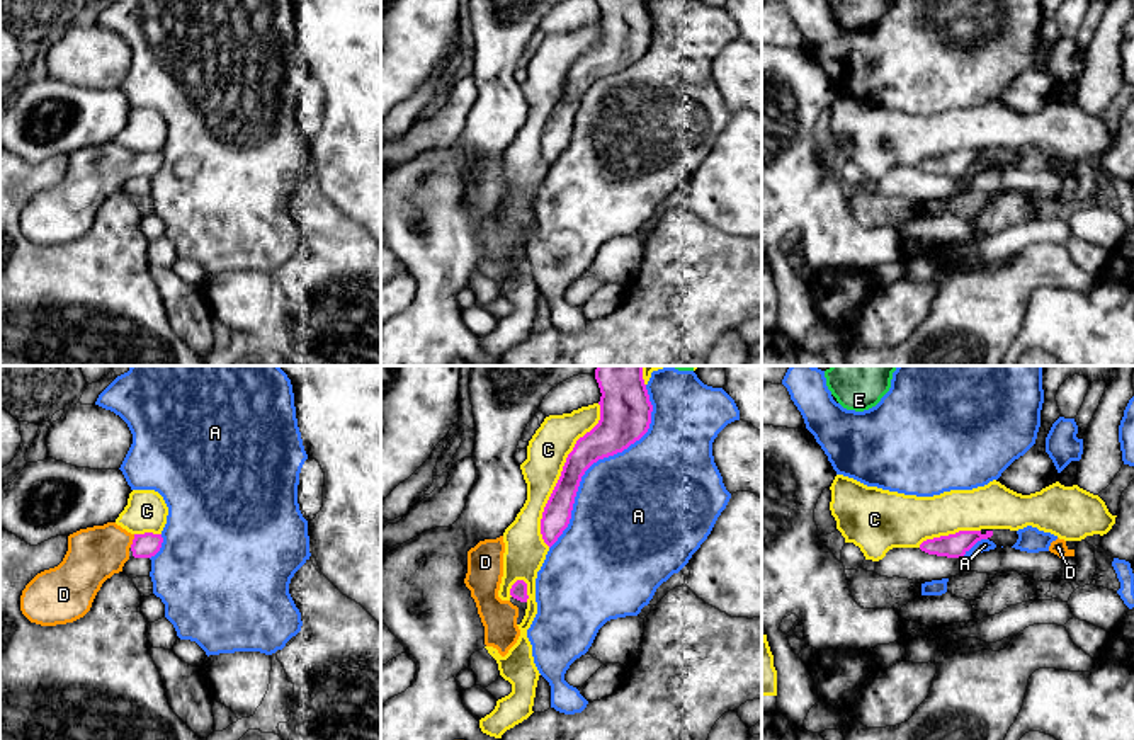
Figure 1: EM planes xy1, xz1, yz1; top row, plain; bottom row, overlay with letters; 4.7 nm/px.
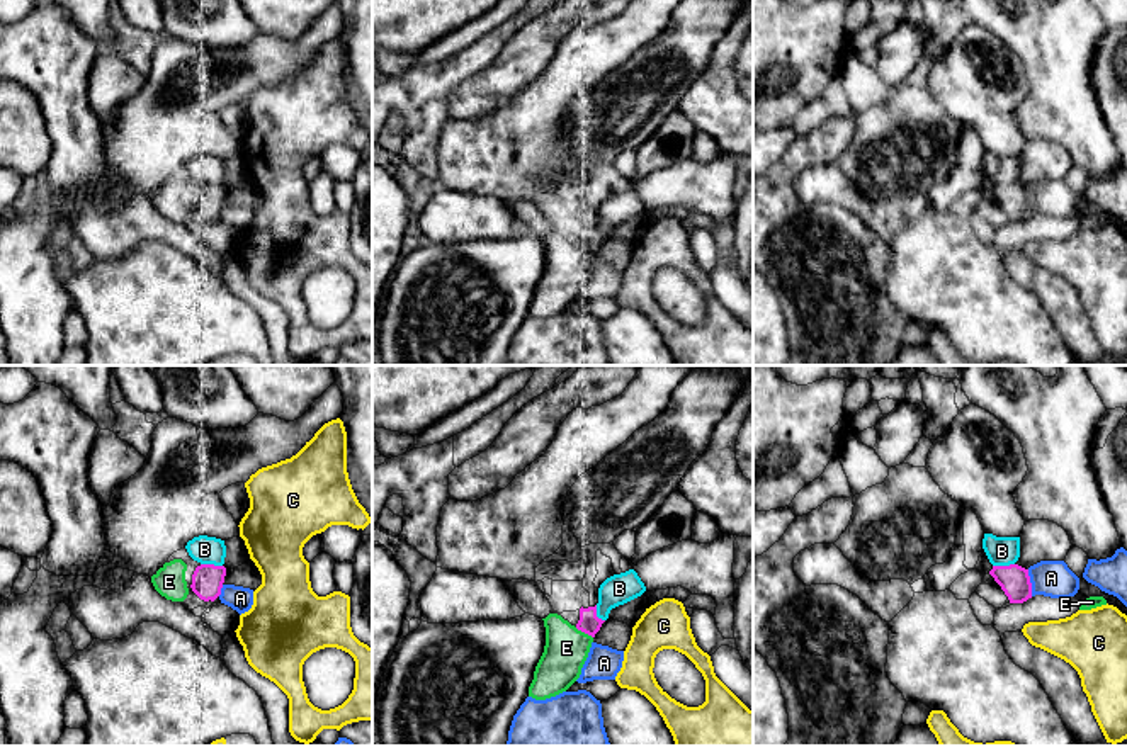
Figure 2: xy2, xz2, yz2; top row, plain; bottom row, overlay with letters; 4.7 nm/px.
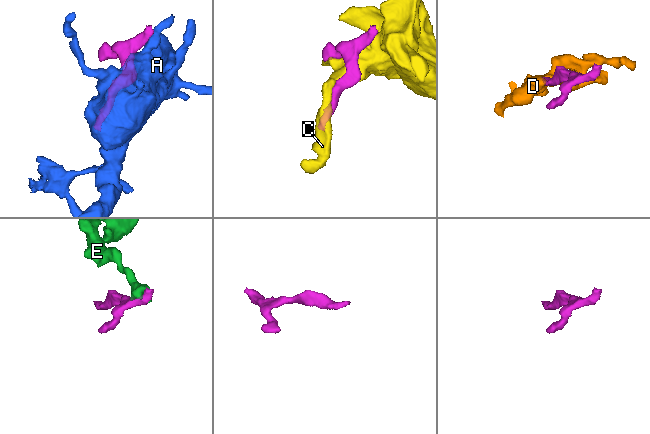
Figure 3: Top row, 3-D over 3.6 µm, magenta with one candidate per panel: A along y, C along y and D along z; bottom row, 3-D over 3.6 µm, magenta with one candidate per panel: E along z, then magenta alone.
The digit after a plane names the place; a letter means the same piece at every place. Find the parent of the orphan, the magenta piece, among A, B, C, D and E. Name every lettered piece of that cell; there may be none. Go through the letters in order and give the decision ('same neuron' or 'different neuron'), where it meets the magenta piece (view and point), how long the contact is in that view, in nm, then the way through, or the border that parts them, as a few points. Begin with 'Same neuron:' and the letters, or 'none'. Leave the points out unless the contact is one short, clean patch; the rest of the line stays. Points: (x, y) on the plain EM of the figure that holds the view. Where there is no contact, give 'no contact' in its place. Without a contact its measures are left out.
Same neuron: D
A: different neuron; contact xz1 (601, 77); length 900 nm
B: different neuron; contact xy2 (211, 184); length 110 nm
C: different neuron; contact xz1 (561, 94); length 700 nm
D: same neuron; contact xy1 (133, 160); length 70 nm
E: different neuron; contact xz2 (583, 250); length 100 nm

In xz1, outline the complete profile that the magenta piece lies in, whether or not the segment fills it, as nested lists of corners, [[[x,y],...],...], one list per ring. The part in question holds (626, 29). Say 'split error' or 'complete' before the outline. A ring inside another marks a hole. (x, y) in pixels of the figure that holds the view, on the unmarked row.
complete; [[[597,0],[600,39],[568,73],[561,95],[544,126],[541,153],[551,167],[568,146],[585,90],[598,78],[622,71],[649,48],[653,24],[644,0]]]

